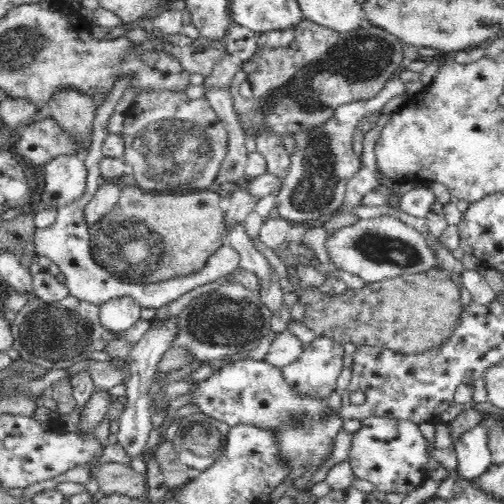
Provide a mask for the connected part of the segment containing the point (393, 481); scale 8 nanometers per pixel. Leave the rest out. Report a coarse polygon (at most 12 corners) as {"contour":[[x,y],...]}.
{"contour":[[370,416],[348,461],[360,480],[400,496],[426,479],[416,422]]}

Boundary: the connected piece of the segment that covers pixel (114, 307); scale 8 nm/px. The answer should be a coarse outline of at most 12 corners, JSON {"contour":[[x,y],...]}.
{"contour":[[134,298],[111,299],[99,305],[104,328],[122,332],[142,314]]}

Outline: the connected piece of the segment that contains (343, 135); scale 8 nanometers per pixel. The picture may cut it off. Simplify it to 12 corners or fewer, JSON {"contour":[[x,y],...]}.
{"contour":[[398,74],[295,138],[275,215],[290,224],[342,210],[363,163],[362,116],[407,94]]}

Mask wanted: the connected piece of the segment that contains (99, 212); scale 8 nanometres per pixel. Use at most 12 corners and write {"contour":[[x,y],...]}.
{"contour":[[101,185],[84,210],[89,228],[112,212],[122,188]]}

